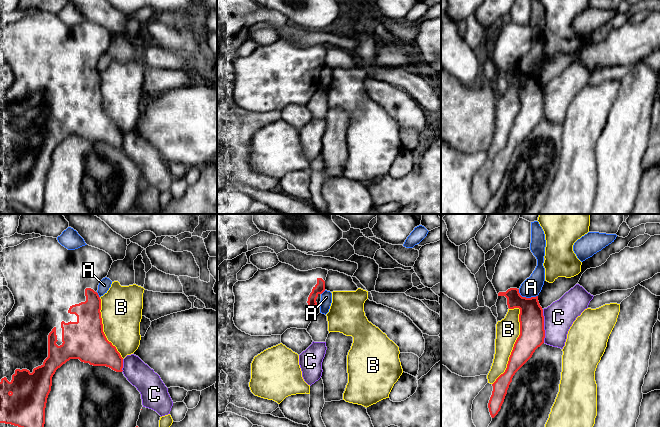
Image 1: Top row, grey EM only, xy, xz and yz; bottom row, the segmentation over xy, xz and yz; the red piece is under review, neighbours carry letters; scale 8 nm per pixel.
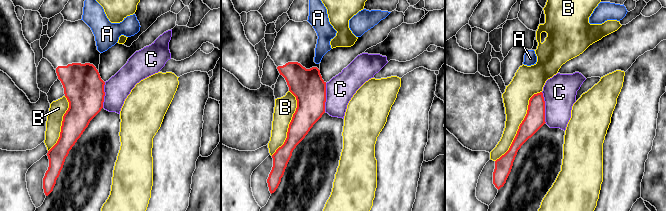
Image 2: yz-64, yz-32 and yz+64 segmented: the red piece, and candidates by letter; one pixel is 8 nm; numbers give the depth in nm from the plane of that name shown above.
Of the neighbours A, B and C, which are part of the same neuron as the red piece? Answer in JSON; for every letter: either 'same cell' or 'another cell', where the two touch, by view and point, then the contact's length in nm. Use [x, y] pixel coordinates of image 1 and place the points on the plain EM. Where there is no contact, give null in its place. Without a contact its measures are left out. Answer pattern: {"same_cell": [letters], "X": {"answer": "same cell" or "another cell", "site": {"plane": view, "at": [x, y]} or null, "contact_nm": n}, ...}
{"same_cell": [], "A": {"answer": "another cell", "site": {"plane": "yz", "at": [525, 73]}, "contact_nm": 170}, "B": {"answer": "another cell", "site": {"plane": "yz", "at": [514, 122]}, "contact_nm": 650}, "C": {"answer": "another cell", "site": {"plane": "yz", "at": [543, 102]}, "contact_nm": 280}}

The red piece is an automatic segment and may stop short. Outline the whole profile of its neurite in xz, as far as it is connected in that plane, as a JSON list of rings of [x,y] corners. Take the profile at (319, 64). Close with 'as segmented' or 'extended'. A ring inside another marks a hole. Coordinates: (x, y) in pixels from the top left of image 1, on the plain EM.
[[[279,38],[233,62],[235,102],[251,112],[282,111],[287,105],[307,105],[320,89],[328,46],[300,47]]] | extended

